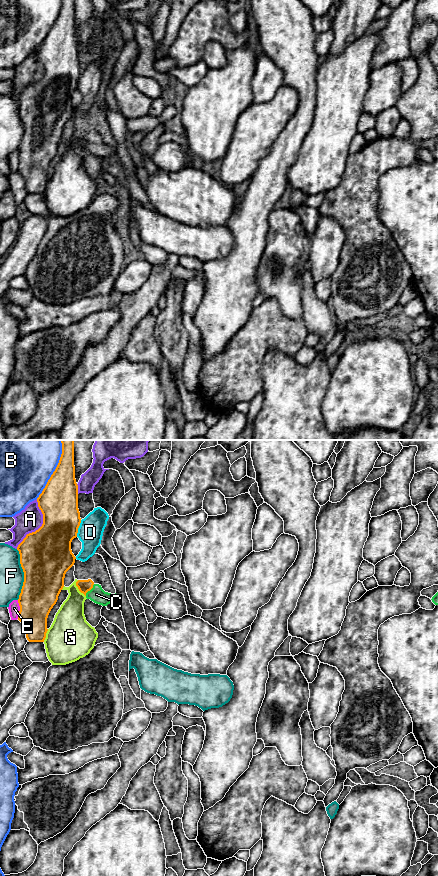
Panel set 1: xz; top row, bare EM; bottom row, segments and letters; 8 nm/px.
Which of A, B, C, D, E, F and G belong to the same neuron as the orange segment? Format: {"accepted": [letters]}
{"accepted": ["C"]}

